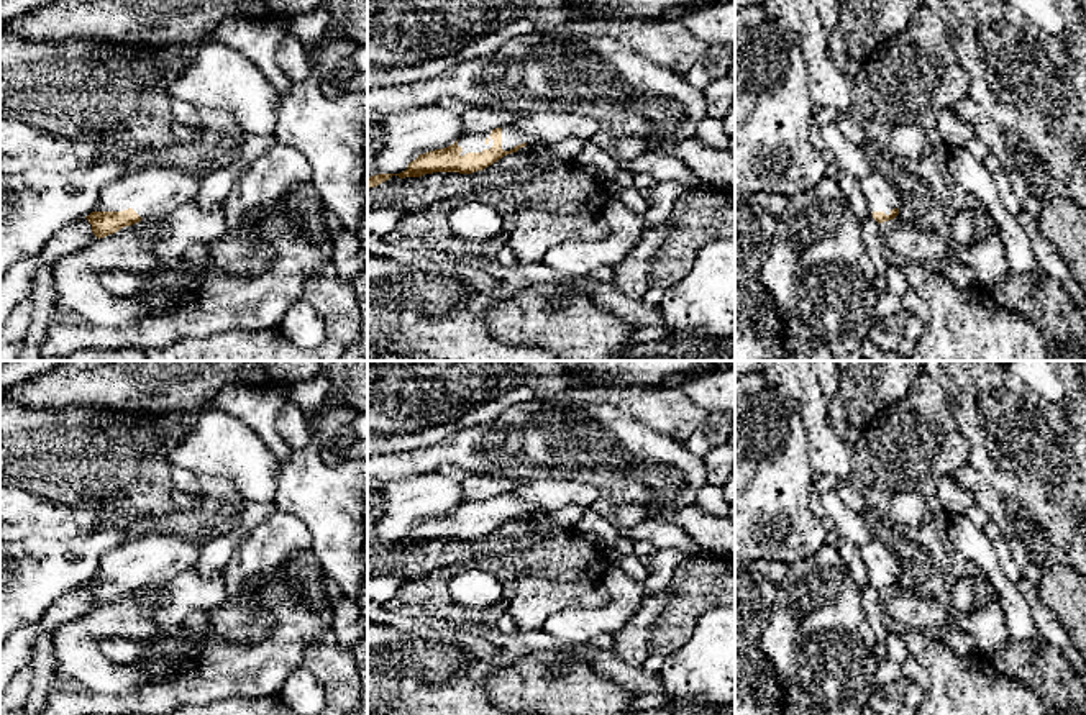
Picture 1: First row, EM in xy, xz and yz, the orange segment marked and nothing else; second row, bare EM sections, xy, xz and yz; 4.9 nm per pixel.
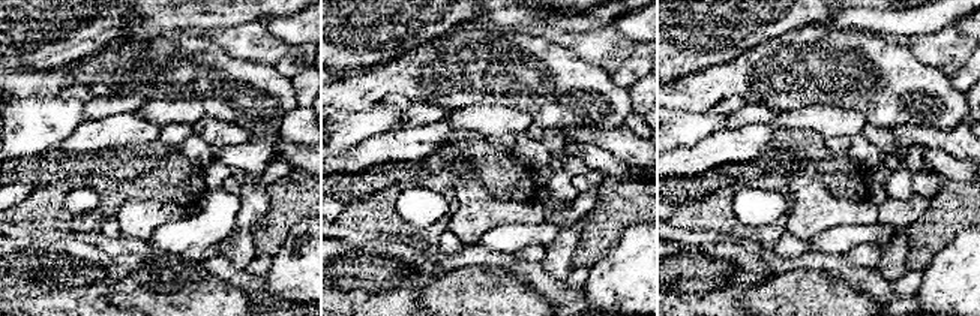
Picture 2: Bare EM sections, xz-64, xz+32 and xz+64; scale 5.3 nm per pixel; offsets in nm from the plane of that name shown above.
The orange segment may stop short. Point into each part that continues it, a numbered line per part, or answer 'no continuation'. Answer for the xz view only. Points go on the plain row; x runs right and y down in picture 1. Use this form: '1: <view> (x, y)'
1: xz (471, 510)

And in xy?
1: xy (158, 556)

